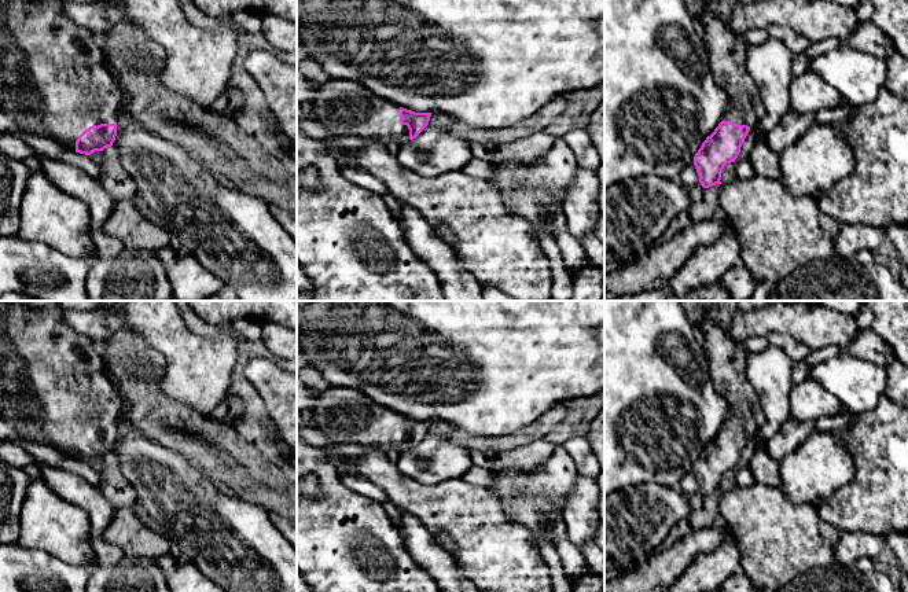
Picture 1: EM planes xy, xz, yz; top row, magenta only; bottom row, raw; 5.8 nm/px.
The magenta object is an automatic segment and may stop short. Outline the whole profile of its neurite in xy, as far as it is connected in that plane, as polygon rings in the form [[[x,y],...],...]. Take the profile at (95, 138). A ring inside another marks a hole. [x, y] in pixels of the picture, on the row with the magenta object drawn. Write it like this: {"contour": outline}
{"contour": [[[0,0],[0,110],[25,132],[51,136],[91,155],[111,147],[117,136],[122,92],[110,74],[96,33],[62,14],[62,0]]]}

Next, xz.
{"contour": [[[354,81],[319,84],[313,99],[319,122],[332,136],[354,135],[382,144],[412,141],[427,125],[431,113],[415,113],[374,95]]]}

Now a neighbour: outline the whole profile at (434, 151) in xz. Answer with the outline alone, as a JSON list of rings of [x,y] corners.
[[[427,125],[412,141],[401,146],[397,161],[416,174],[437,177],[463,172],[474,158],[470,146],[444,128]]]

